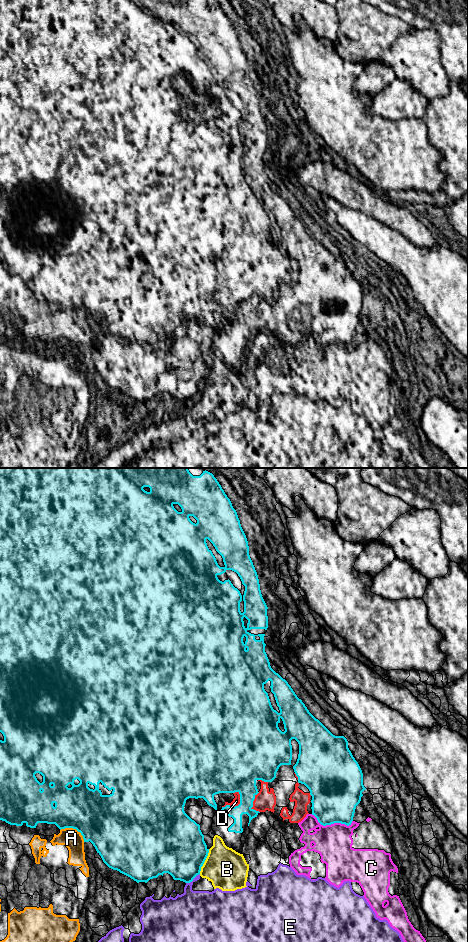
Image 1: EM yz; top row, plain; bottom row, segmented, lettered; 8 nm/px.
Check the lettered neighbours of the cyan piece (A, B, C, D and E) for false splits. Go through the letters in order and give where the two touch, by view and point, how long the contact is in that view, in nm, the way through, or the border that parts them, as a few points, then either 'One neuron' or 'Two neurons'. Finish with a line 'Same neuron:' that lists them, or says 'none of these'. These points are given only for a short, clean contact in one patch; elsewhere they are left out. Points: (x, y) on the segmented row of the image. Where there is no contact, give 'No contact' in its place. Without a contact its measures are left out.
A: Touches cyan at yz (74, 828). Shared border 220 nm. Two neurons
B: Touches cyan at yz (204, 861). Shared border 220 nm. Two neurons
C: Touches cyan at yz (331, 823). Shared border 340 nm. Two neurons
D: Touches cyan at yz (236, 806). Shared border 190 nm. One neuron
E: Touches cyan at yz (192, 880). Shared border 140 nm. Two neurons
Same neuron: D

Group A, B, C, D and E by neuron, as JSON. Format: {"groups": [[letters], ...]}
{"groups": [["A"], ["B", "C", "E"], ["D"]]}

